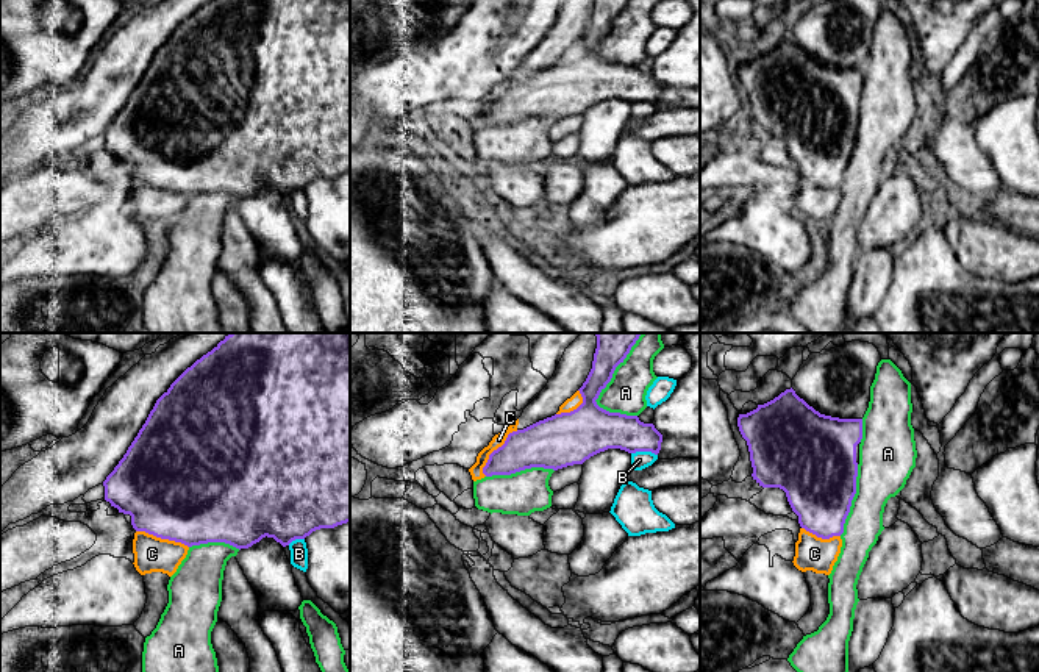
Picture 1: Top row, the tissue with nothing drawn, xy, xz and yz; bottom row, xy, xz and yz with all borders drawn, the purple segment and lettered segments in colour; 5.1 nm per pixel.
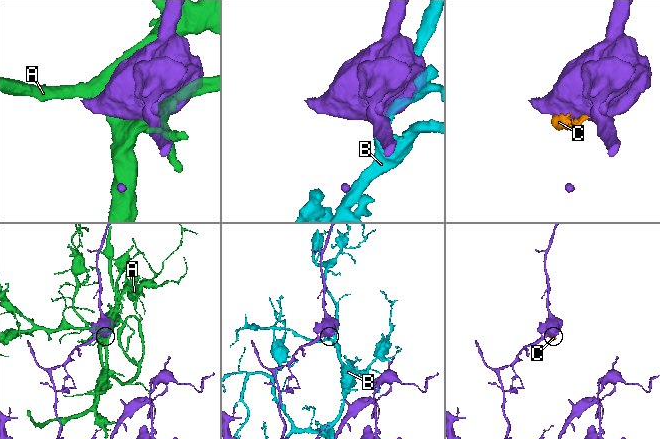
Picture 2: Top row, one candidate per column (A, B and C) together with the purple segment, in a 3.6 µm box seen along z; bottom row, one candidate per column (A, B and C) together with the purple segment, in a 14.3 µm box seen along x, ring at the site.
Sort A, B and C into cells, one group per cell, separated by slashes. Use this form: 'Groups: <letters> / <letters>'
Groups: A / B / C

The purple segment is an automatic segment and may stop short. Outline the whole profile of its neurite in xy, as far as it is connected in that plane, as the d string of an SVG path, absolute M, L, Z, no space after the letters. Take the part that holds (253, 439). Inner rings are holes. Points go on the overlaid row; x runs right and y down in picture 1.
M230 333L187 367L156 400L145 424L103 486L105 500L119 513L130 514L136 531L187 547L225 542L241 550L266 536L286 547L316 530L350 522L350 333Z

